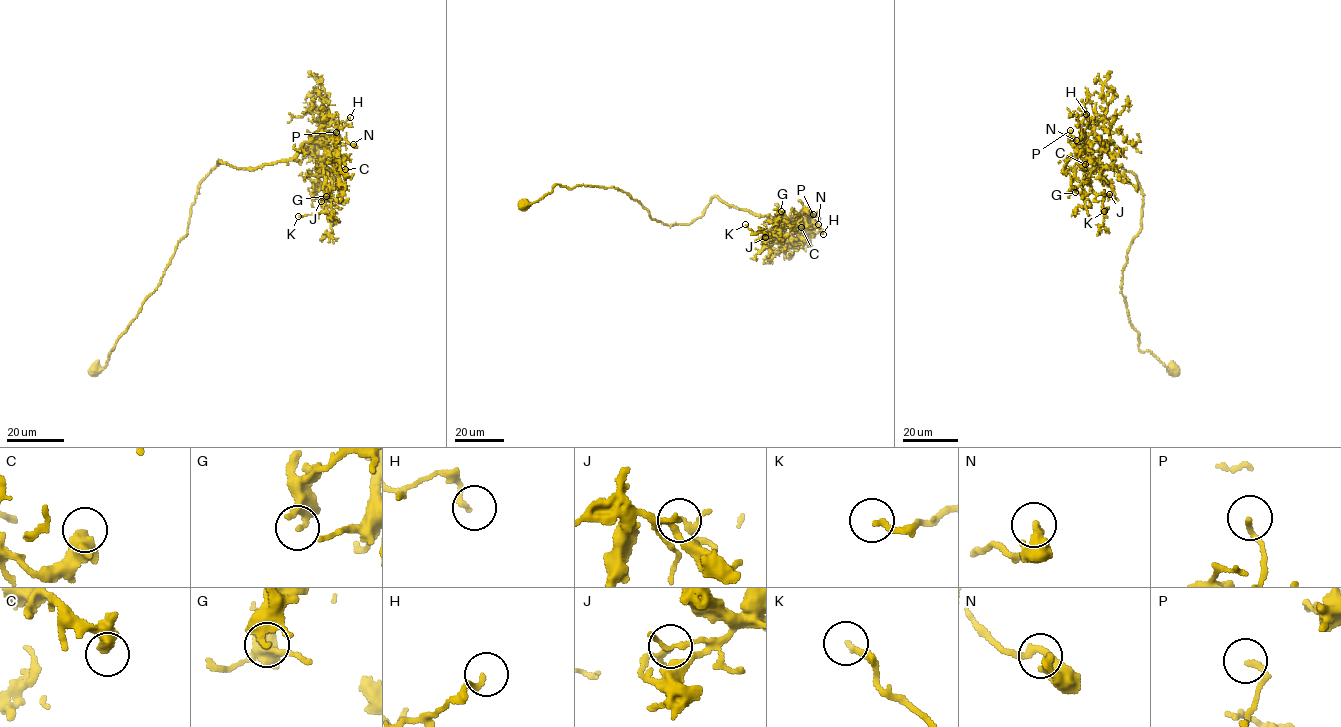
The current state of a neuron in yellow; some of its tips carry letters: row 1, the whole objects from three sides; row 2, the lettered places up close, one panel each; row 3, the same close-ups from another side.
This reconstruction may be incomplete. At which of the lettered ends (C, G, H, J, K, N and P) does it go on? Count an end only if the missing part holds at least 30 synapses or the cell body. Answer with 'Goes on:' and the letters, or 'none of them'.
Goes on: none of them

